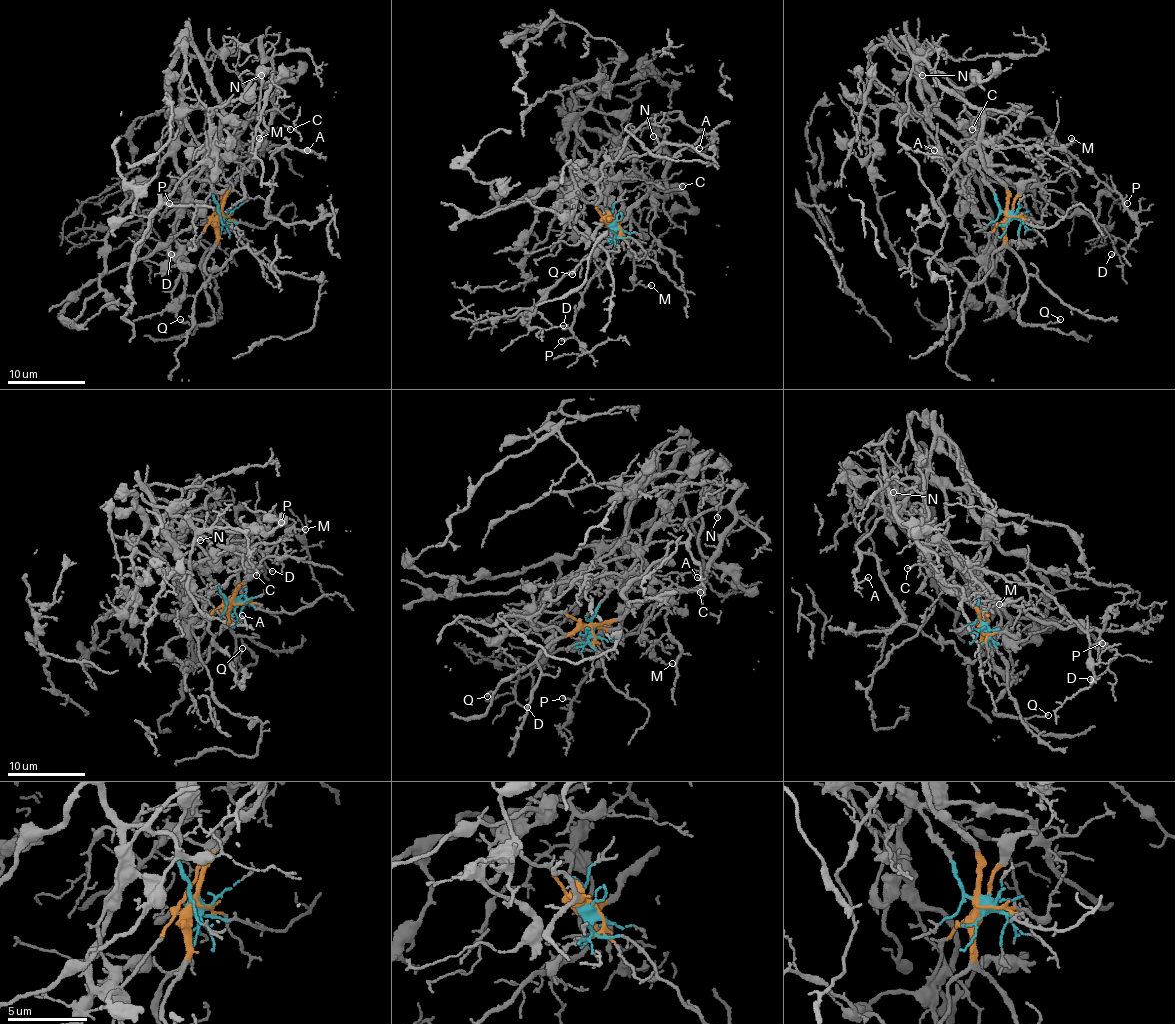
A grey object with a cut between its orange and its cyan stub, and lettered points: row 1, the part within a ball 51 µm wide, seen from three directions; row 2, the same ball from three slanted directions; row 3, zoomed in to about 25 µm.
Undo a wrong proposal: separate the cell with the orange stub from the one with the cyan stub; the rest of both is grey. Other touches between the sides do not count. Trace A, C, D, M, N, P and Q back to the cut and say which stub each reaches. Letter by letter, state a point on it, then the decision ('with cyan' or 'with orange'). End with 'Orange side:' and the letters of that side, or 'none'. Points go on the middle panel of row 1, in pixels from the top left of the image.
A: place (699, 148); with orange
C: place (682, 186); with orange
D: place (563, 325); with cyan
M: place (651, 285); with cyan
N: place (653, 136); with orange
P: place (561, 341); with cyan
Q: place (572, 274); with orange
Orange side: A, C, N, Q

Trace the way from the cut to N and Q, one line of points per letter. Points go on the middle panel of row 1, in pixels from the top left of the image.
N: (612, 222), (620, 222), (647, 193), (665, 193), (667, 144), (655, 127), (651, 133), (653, 136)
Q: (612, 222), (604, 220), (595, 232), (597, 242), (606, 232), (571, 275)

